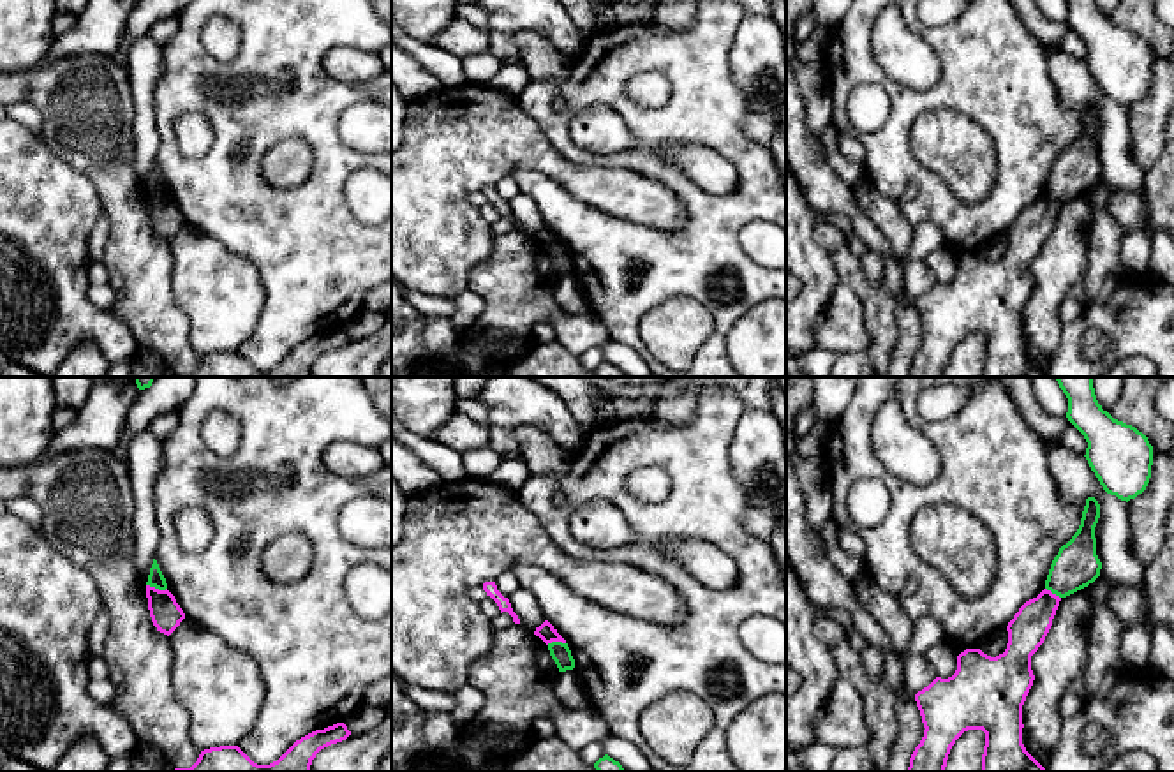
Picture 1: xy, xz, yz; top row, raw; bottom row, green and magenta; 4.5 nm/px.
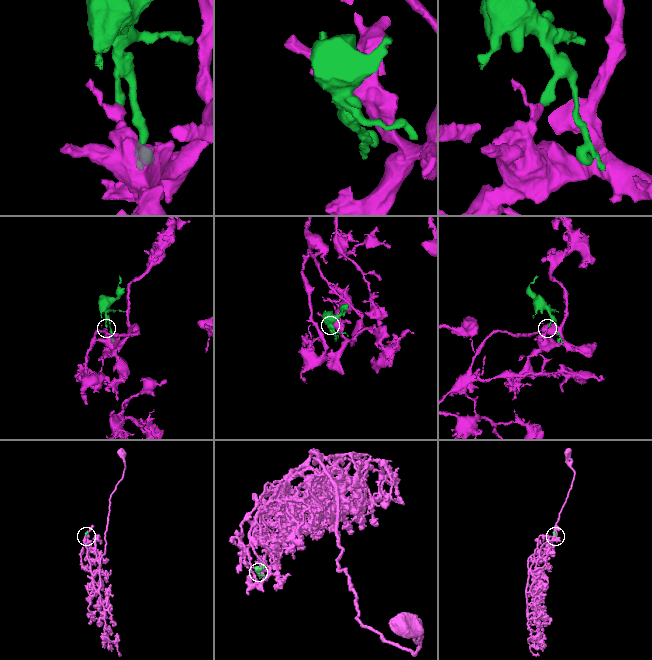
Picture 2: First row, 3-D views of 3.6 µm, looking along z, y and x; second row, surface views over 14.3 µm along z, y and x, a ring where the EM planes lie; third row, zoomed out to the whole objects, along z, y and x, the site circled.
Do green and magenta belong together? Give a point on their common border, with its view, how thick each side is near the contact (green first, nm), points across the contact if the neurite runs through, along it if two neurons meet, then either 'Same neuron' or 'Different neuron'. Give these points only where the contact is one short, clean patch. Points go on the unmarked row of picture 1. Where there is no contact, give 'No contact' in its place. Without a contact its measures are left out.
Touches green at xy (157, 192). Thickness 80 nm (green) against 140 nm. Boundary: xy (147, 189), (166, 194). Different neuron

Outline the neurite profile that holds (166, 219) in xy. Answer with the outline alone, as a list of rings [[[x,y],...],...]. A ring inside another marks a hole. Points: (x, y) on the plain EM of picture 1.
[[[146,190],[146,203],[153,231],[157,233],[157,236],[169,241],[185,224],[183,215],[167,194],[159,196]]]

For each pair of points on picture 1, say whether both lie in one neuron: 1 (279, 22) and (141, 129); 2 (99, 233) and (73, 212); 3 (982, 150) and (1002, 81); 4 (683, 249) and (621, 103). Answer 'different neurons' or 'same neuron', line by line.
1: different neurons
2: different neurons
3: different neurons
4: same neuron

